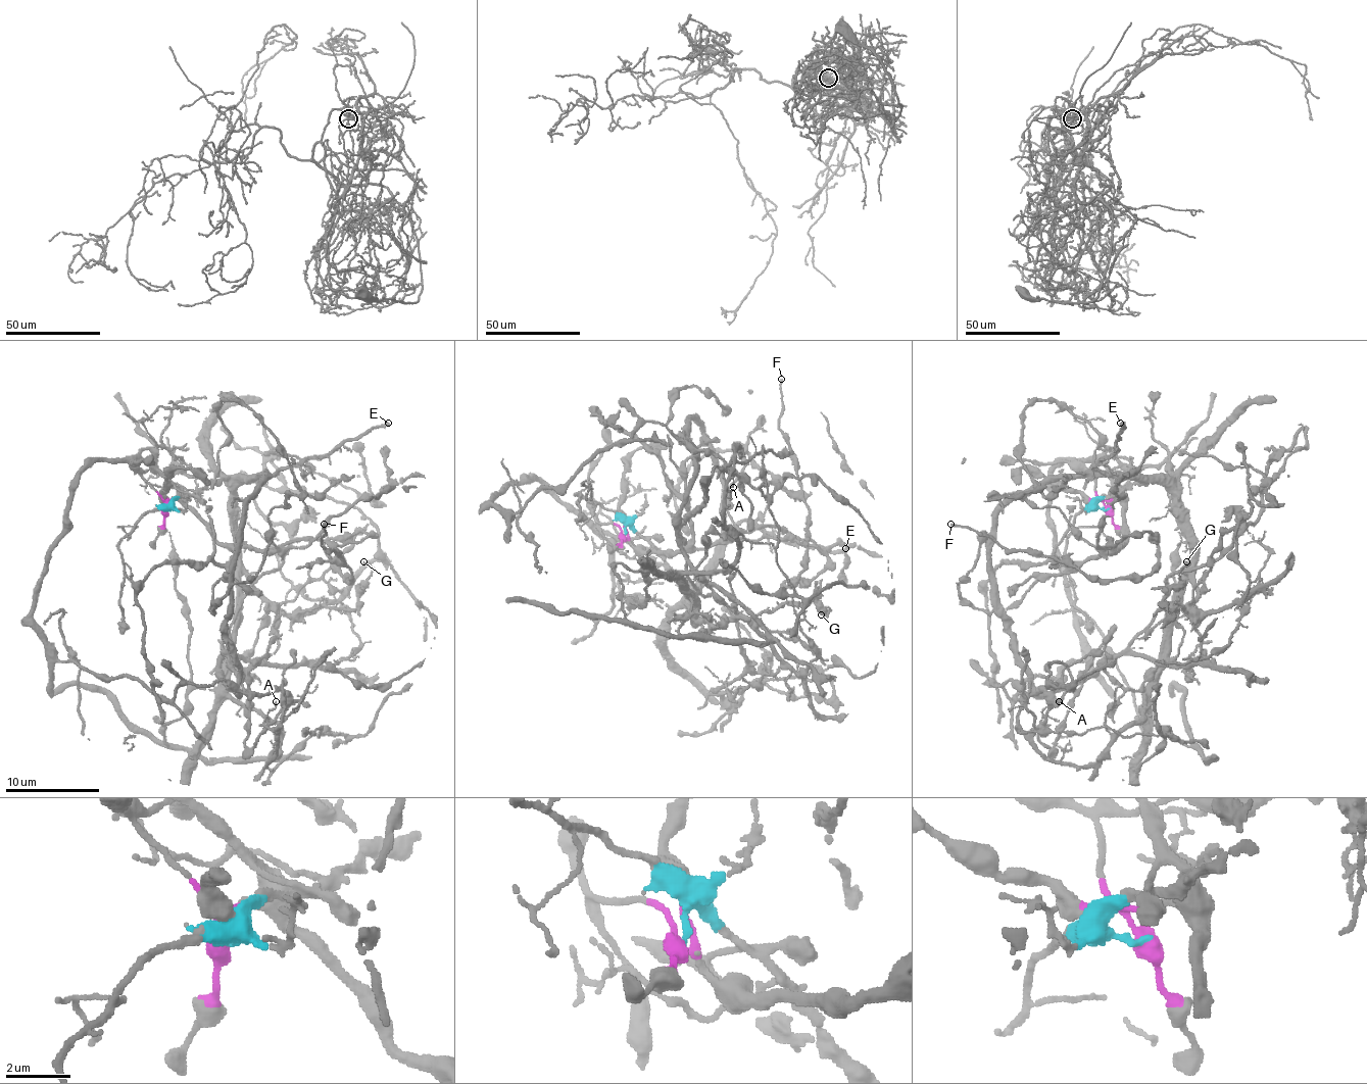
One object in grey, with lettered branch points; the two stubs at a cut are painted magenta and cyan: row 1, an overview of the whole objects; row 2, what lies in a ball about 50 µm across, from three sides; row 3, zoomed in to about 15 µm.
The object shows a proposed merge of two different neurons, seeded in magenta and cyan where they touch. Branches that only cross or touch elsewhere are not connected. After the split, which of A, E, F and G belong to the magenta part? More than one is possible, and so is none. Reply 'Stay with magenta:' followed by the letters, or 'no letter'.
Stay with magenta: F

